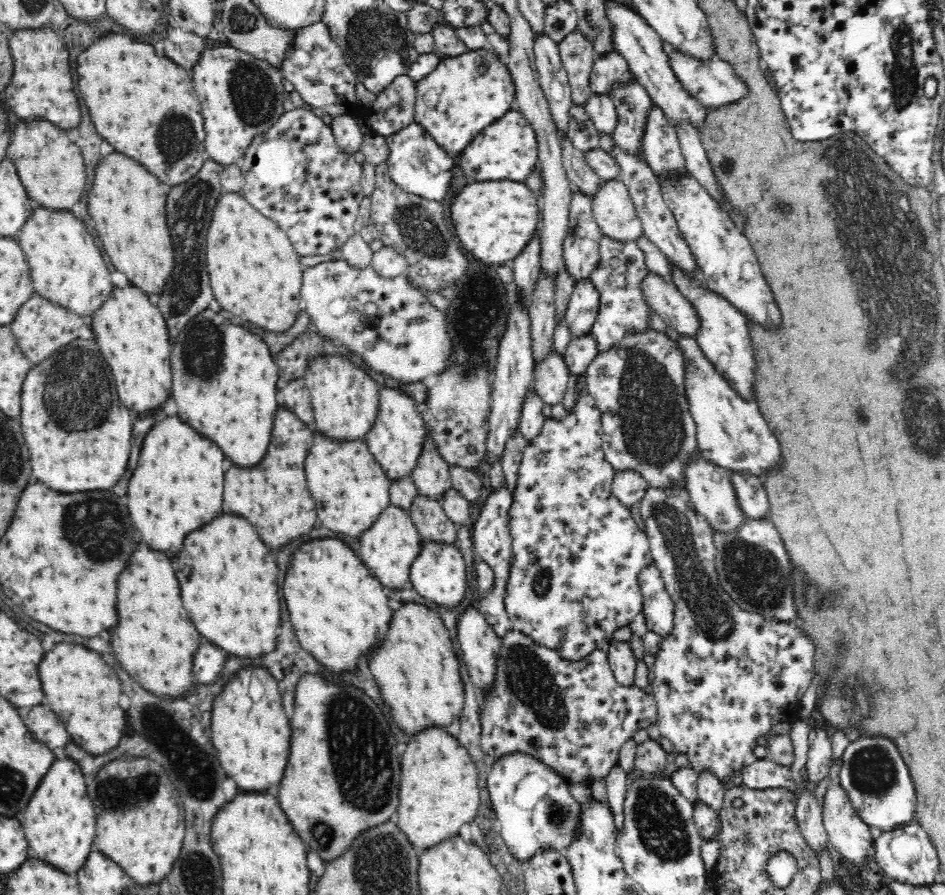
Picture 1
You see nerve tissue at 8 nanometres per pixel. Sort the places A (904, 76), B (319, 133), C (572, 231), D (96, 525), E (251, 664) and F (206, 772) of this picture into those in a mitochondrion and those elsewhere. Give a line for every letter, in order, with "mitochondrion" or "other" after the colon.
A: mitochondrion
B: other
C: other
D: mitochondrion
E: other
F: other

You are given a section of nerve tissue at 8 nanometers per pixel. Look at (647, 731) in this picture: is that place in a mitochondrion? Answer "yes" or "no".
no

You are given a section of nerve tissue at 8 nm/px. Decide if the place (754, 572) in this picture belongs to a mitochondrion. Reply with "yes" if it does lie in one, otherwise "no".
yes

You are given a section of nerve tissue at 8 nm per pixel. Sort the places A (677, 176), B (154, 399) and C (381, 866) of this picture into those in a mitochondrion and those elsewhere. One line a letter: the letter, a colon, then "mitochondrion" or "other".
A: other
B: other
C: mitochondrion

